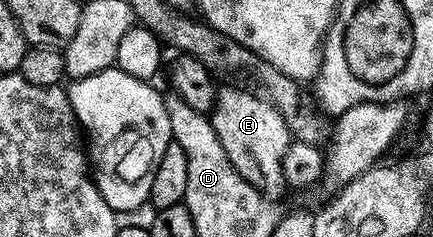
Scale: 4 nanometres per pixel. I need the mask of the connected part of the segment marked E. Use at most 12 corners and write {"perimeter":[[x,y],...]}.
{"perimeter":[[217,89],[210,117],[230,164],[269,200],[286,185],[278,108]]}

